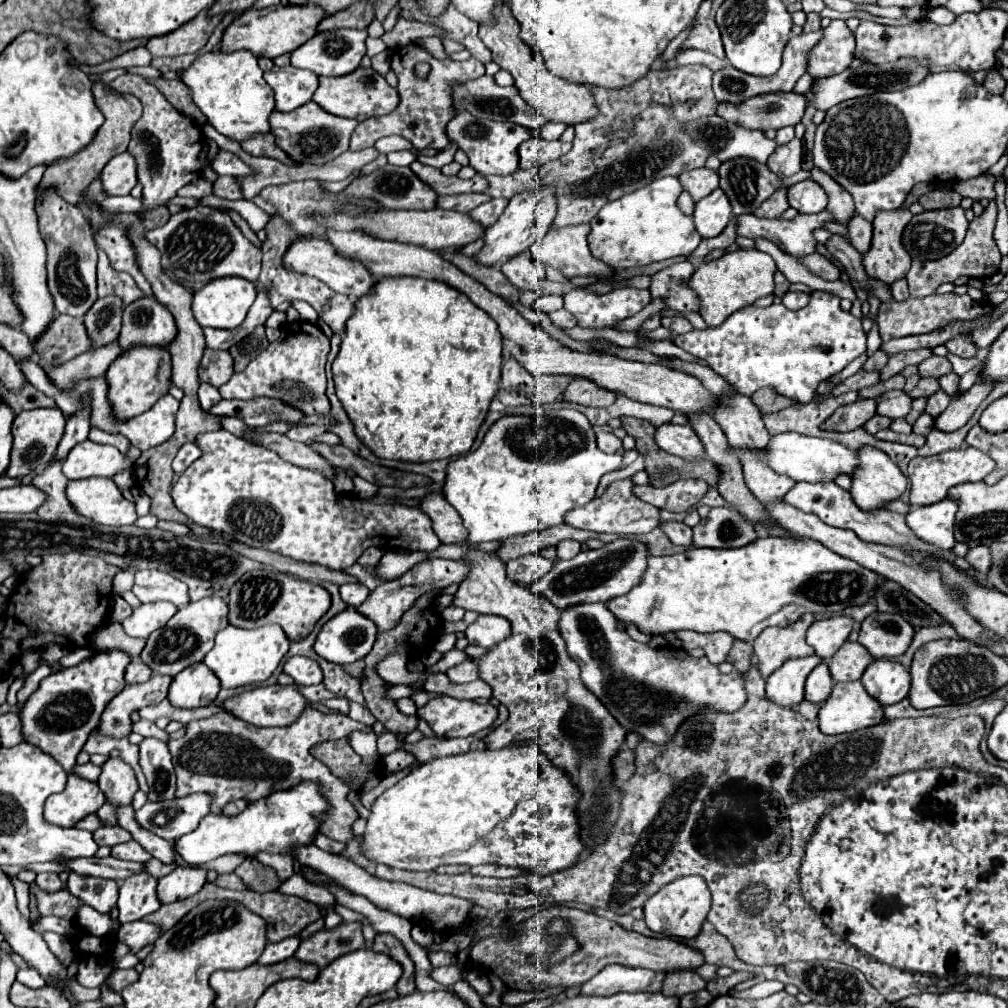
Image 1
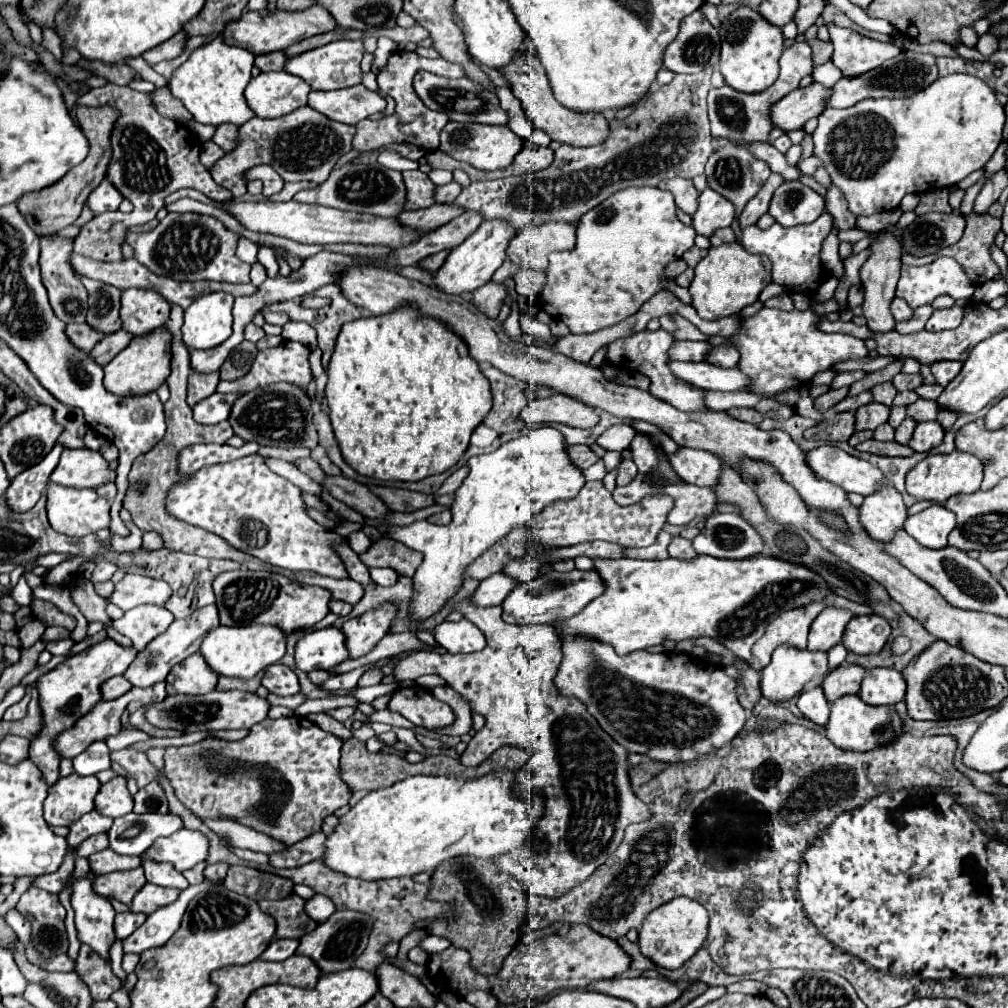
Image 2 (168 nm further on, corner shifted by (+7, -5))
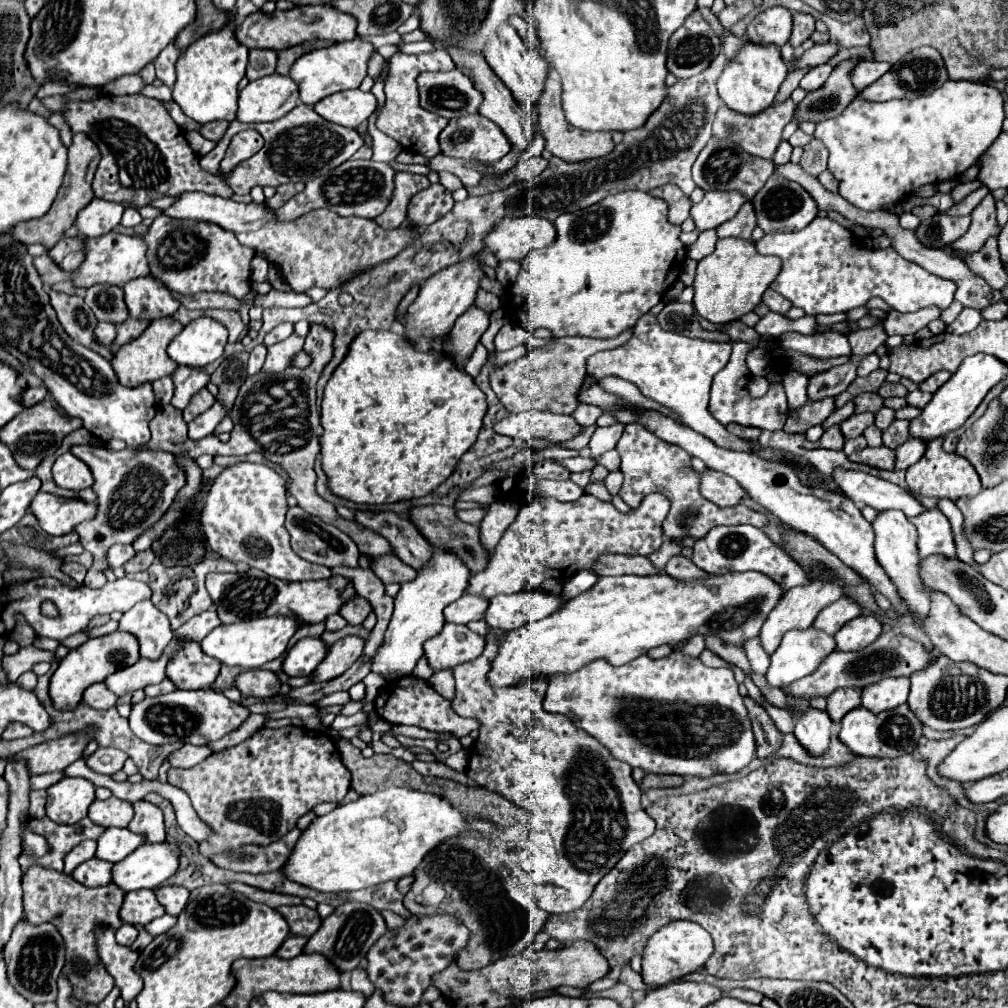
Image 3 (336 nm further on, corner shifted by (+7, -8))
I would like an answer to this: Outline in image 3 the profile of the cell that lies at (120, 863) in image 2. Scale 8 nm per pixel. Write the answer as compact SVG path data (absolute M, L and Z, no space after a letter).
M90 858L88 862L82 862L74 872L72 878L88 888L98 888L104 884L110 884L112 880L112 864L104 864L104 860Z

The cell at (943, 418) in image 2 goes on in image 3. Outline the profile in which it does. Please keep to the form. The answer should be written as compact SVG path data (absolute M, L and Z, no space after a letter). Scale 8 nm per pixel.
M935 438L926 446L924 456L906 470L906 482L912 494L916 496L934 496L934 498L950 498L958 500L962 496L976 496L982 490L980 478L976 470L966 458L956 453L942 450L943 438Z

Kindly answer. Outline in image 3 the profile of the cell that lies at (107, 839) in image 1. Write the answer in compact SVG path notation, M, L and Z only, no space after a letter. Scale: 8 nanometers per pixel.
M84 840L84 842L80 842L78 846L74 846L74 848L66 854L66 858L64 858L64 872L70 874L78 864L94 858L94 852L96 852L96 842L94 842L94 840Z

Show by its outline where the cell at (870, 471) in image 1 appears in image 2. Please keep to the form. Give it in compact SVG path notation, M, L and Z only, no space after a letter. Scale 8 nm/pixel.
M882 483L876 493L864 497L860 511L860 523L868 535L876 541L890 541L898 527L904 527L906 505L894 485Z

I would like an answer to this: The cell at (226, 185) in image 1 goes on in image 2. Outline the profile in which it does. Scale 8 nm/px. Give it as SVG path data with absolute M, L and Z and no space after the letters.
M304 105L280 119L262 119L262 117L254 117L250 121L246 121L242 127L240 127L240 145L232 151L232 153L226 153L212 169L212 177L218 185L226 187L228 191L232 191L234 197L242 197L244 195L244 189L246 189L246 183L242 179L242 173L248 171L250 167L256 167L256 165L272 165L278 175L284 179L284 181L316 181L316 183L324 183L332 171L332 167L336 165L336 159L340 159L344 153L348 153L352 149L352 137L354 137L356 129L352 125L344 125L344 123L338 123L338 121L332 121L328 119L326 115L314 111L312 107Z

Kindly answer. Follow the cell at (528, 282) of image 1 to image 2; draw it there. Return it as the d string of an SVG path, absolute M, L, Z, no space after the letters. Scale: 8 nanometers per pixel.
M488 281L488 285L482 285L480 289L472 291L474 295L474 305L486 313L488 317L496 319L500 307L504 305L504 299L510 295L508 287L504 283L496 283L496 281Z

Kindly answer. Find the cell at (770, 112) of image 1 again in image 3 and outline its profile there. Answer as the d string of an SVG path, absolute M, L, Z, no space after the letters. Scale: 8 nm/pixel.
M850 58L850 60L840 62L832 70L826 84L822 88L806 94L806 98L798 104L794 120L796 122L802 122L802 120L820 122L820 120L828 120L832 116L840 114L858 94L850 80L850 72L858 62L860 62L860 58Z

